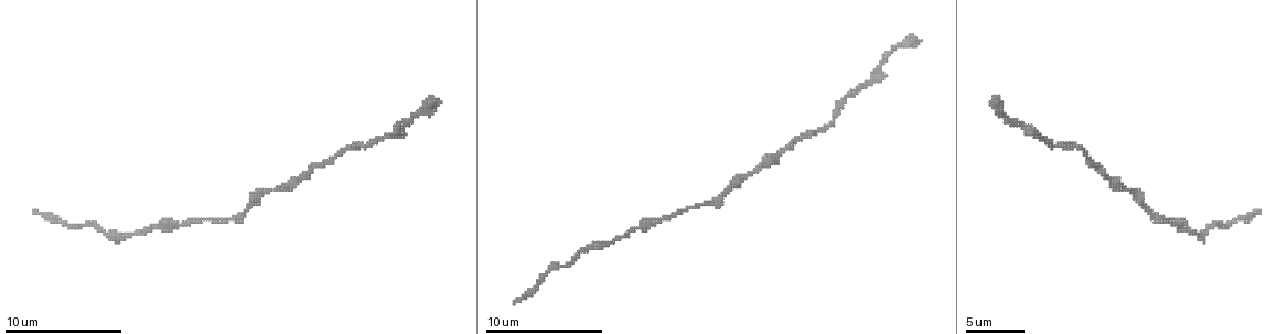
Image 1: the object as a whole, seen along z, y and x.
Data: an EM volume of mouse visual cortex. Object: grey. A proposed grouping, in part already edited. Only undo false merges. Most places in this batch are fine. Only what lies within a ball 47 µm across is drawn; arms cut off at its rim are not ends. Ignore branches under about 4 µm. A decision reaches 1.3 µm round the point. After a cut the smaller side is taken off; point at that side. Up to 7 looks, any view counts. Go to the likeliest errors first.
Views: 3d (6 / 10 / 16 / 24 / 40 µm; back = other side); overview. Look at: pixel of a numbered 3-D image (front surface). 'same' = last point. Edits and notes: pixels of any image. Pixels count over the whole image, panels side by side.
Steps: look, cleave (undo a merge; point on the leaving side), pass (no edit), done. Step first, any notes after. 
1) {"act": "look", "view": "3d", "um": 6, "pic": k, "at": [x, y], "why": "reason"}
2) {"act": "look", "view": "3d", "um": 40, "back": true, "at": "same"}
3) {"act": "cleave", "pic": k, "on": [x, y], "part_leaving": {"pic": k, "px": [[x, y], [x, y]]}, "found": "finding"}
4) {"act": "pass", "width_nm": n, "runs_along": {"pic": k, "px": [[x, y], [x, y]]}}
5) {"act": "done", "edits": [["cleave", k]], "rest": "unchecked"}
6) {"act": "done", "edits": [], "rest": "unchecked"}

{"act": "look", "view": "3d", "um": 10, "pic": 1, "at": [228, 221], "why": "sudden change in width"}

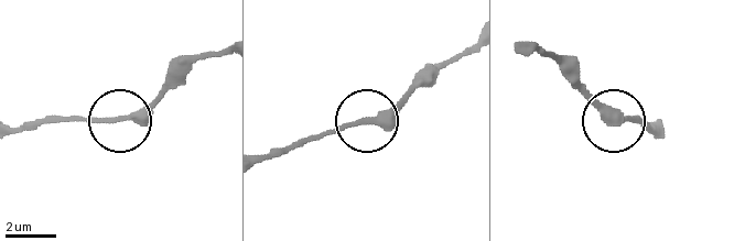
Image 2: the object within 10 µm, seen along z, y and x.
{"act": "look", "view": "3d", "um": 6, "pic": 2, "at": [117, 117], "why": "closer look"}

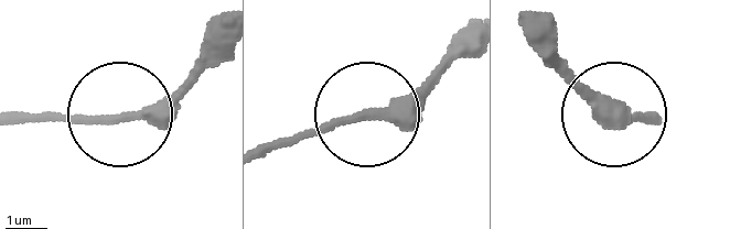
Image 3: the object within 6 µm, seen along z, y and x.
{"act": "pass", "runs_along": {"pic": 3, "px": [[211, 55], [172, 94], [130, 115], [18, 115]]}, "found": "continuous, no second cell"}

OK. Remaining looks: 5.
{"act": "look", "view": "3d", "um": 6, "pic": 1, "at": [633, 228], "why": "calibre changes"}

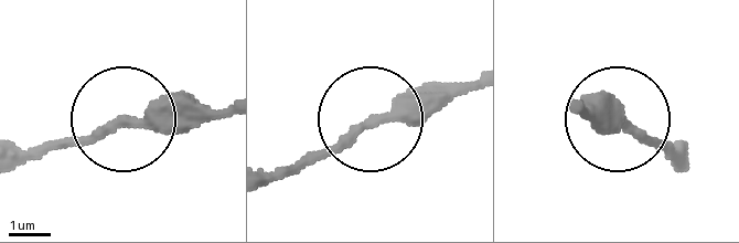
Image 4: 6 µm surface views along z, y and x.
{"act": "pass", "found": "all the same cell"}

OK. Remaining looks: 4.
{"act": "look", "view": "3d", "um": 6, "pic": 1, "at": [584, 247]}

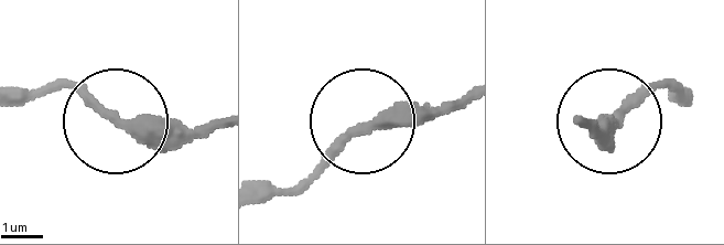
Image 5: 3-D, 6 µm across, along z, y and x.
{"act": "pass", "width_nm": 310, "runs_along": {"pic": 5, "px": [[219, 124], [125, 124], [44, 92]]}, "found": "one cell here"}

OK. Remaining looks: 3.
{"act": "look", "view": "3d", "um": 6, "pic": 1, "at": [763, 166], "why": "sudden change in width"}

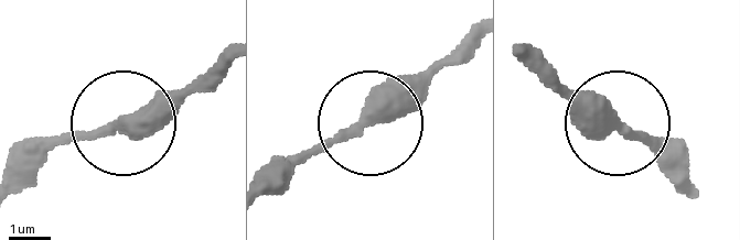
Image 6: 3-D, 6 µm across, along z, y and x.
{"act": "look", "view": "3d", "um": 6, "back": true, "pic": 6, "at": [373, 118]}

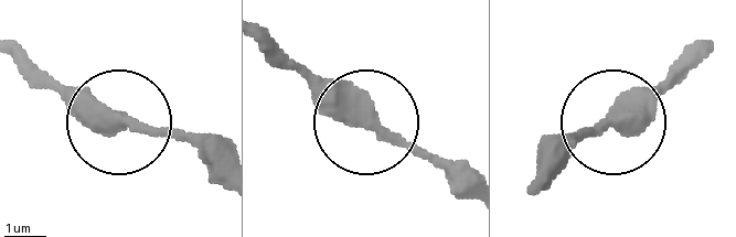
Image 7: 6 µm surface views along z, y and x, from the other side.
{"act": "pass", "runs_along": {"pic": 7, "px": [[224, 174], [174, 139], [91, 118], [31, 62]]}, "found": "continuous, no second cell"}

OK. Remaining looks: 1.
{"act": "done", "edits": [], "rest": "unchecked"}

